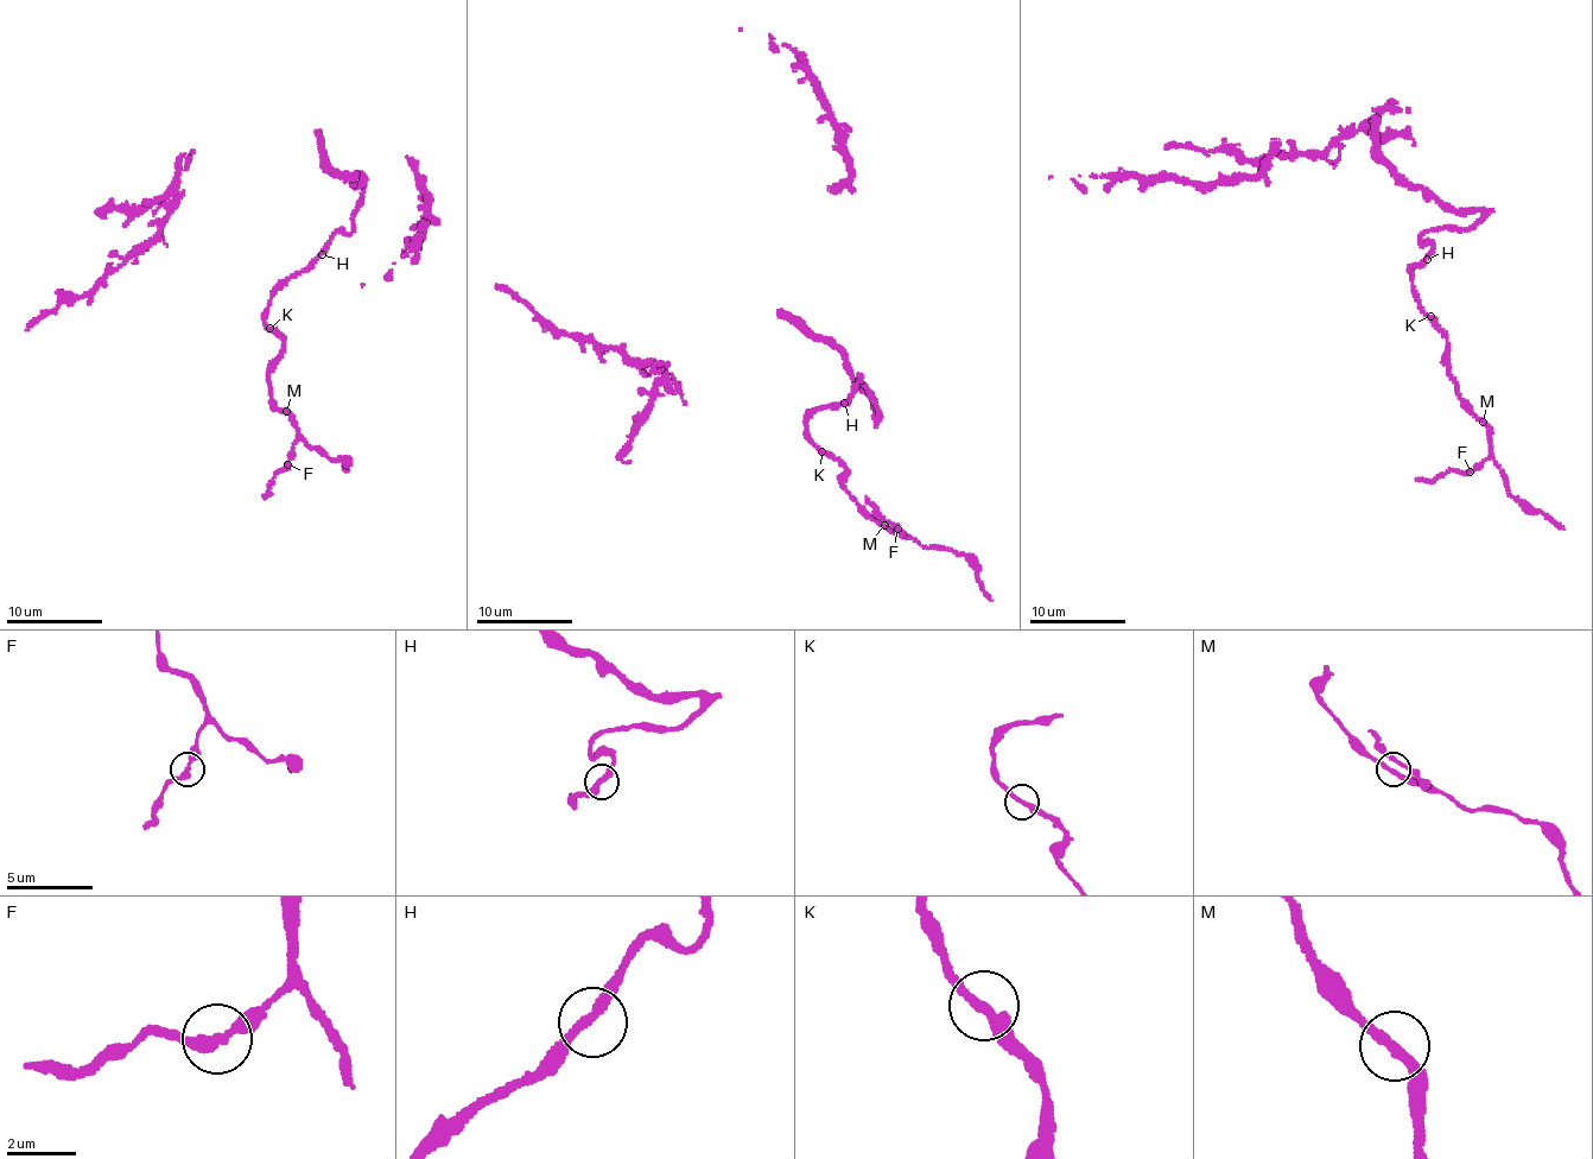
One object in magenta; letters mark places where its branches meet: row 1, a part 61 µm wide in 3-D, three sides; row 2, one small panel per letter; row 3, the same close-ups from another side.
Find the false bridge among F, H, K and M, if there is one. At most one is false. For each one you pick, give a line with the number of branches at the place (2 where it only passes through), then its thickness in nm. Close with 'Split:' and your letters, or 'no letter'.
Split: no letter

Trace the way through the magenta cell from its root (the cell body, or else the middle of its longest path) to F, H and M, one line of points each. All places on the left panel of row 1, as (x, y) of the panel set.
F: (356, 182), (351, 232), (296, 272), (265, 315), (283, 341), (271, 400), (297, 429), (289, 466)
H: (356, 182), (361, 181), (361, 175), (362, 203), (353, 219), (351, 232), (335, 234), (322, 254)
M: (356, 182), (351, 232), (296, 272), (265, 315), (283, 341), (271, 400), (286, 411)

